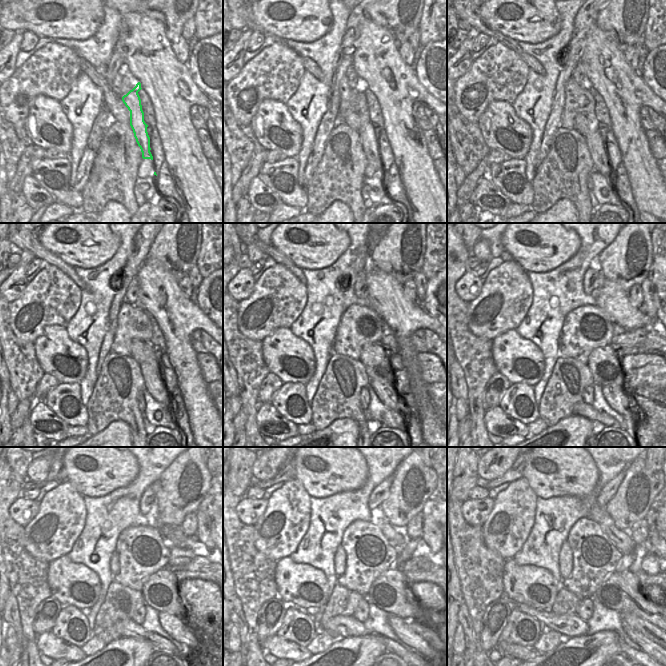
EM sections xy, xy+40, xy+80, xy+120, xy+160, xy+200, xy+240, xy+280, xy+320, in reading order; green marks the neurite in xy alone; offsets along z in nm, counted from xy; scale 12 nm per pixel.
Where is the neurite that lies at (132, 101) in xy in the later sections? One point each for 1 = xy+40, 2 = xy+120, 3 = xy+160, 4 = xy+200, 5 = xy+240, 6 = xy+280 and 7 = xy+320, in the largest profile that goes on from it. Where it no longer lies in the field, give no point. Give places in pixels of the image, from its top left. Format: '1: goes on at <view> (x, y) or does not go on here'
1: goes on at xy+40 (368, 138)
2: goes on at xy+120 (156, 388)
3: goes on at xy+160 (386, 392)
4: goes on at xy+200 (615, 396)
5: goes on at xy+240 (173, 625)
6: goes on at xy+280 (400, 627)
7: goes on at xy+320 (646, 645)

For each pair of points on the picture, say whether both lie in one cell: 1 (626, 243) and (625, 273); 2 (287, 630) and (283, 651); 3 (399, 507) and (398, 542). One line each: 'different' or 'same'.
1: same
2: different
3: different

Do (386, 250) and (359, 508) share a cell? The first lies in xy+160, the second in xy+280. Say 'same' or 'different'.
different

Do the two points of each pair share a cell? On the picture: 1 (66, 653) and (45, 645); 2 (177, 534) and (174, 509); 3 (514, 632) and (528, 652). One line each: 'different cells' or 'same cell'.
1: same cell
2: different cells
3: different cells

